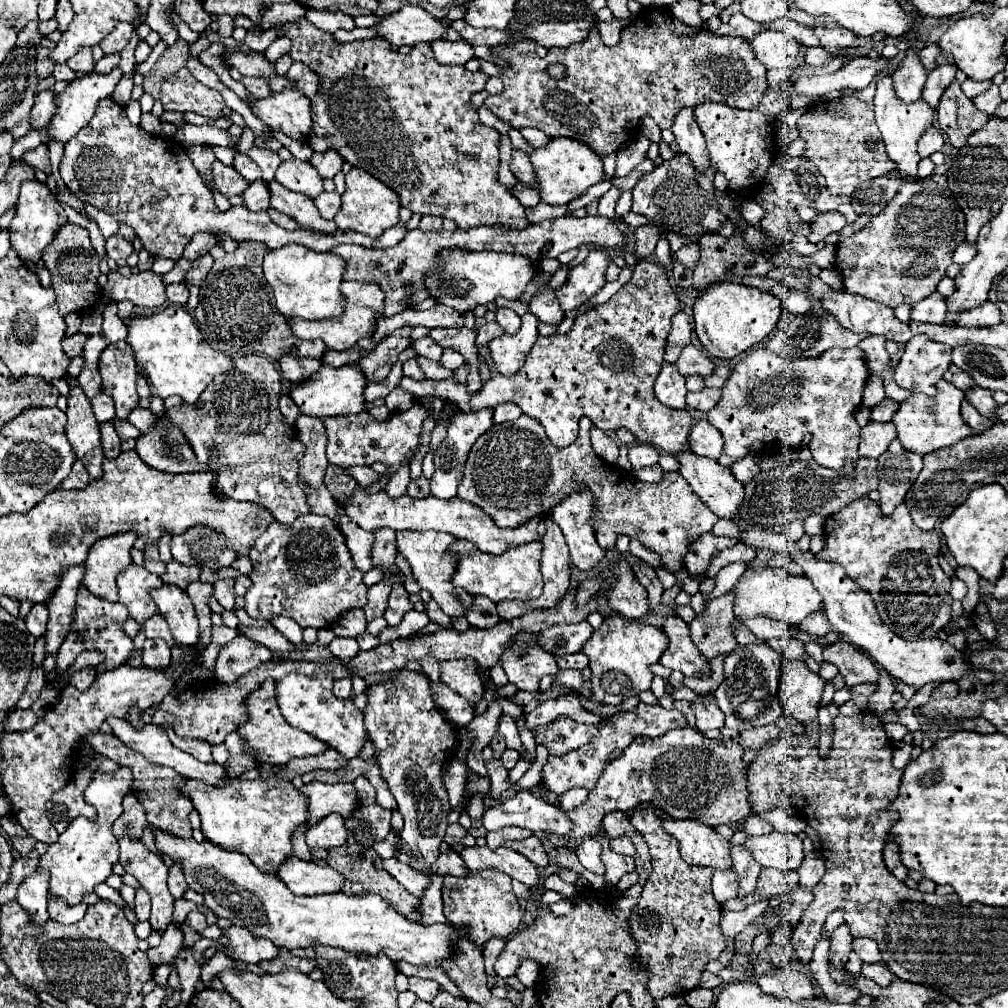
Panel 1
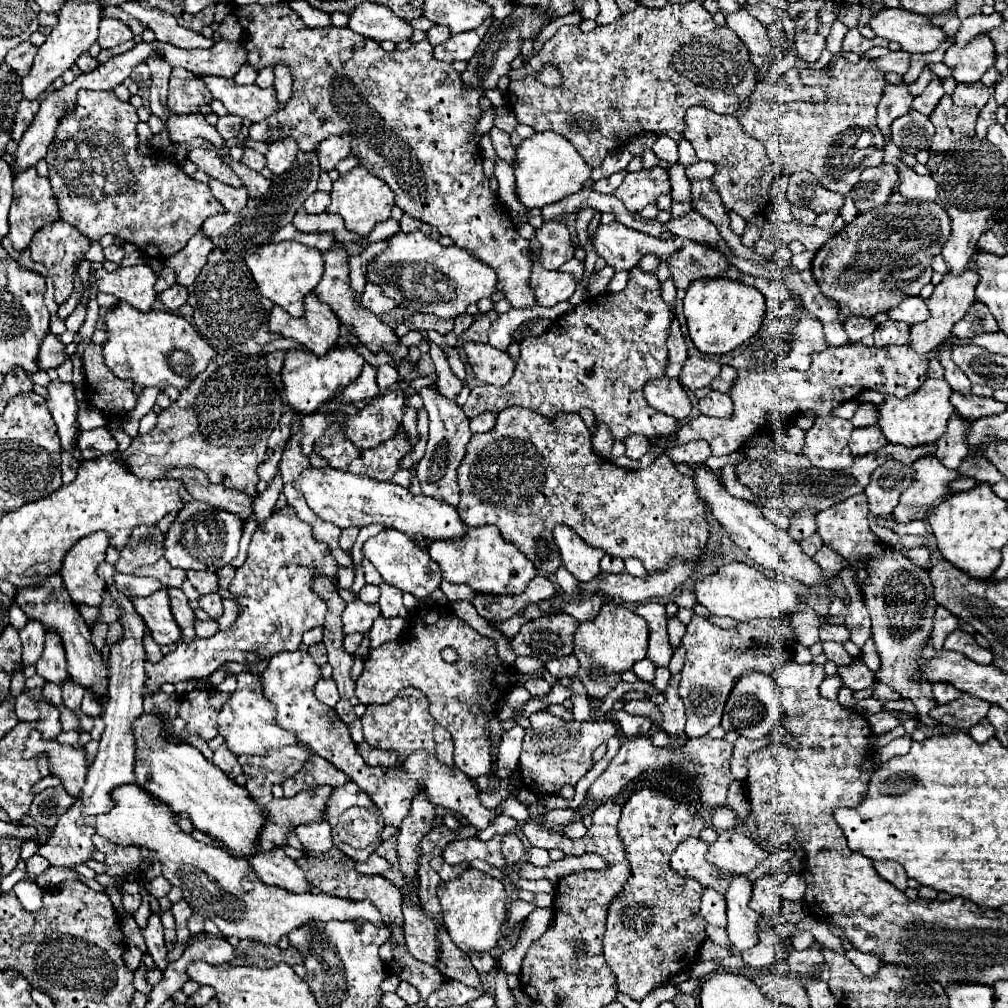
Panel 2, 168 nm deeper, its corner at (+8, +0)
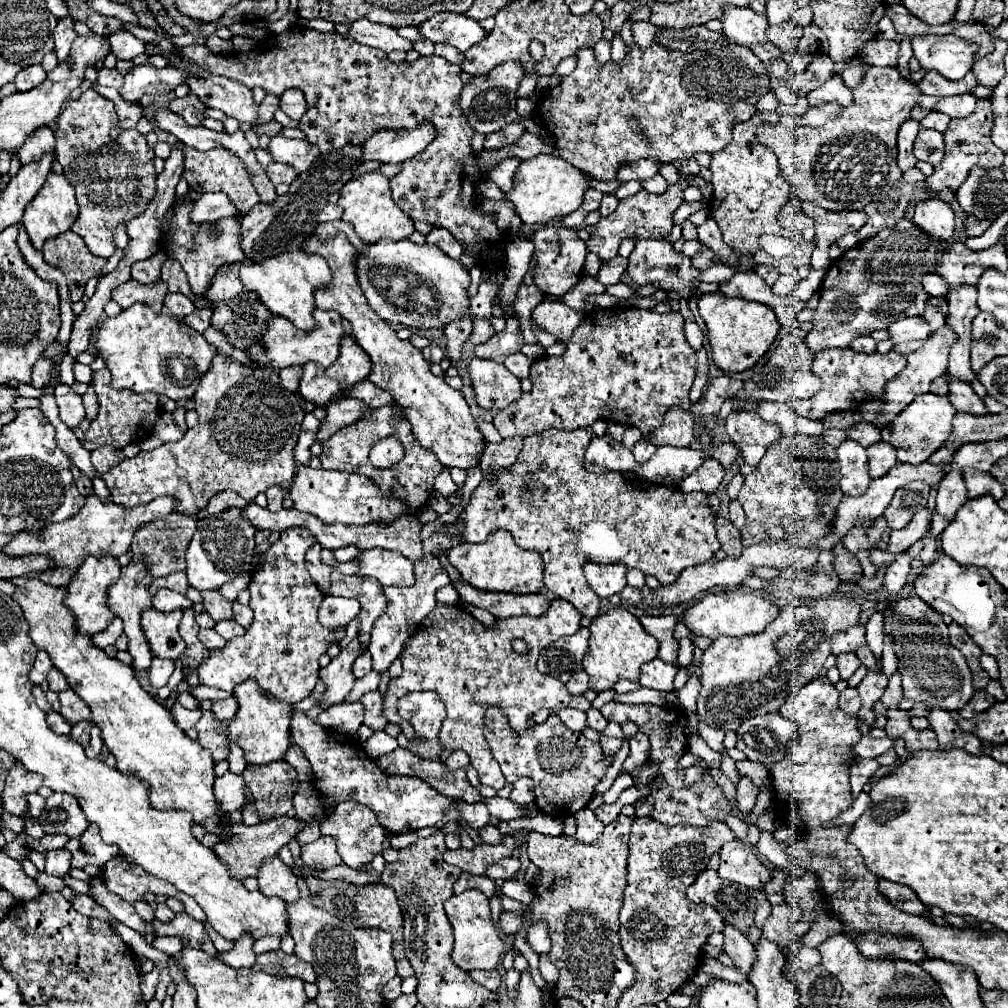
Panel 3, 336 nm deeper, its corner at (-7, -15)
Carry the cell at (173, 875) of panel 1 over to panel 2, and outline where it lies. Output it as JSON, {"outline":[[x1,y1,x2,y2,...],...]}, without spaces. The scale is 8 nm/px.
{"outline":[[157,876,151,880,151,896,155,898,161,898,161,896,167,896,171,890,171,884,169,880,165,880,163,876]]}

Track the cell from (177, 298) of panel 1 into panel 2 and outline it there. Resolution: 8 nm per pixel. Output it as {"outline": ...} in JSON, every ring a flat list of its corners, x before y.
{"outline":[[173,284,173,286,167,288,165,292,161,292,159,298,161,298,161,302,163,302,169,310,177,312,177,308,187,302,187,288,181,286,181,284]]}

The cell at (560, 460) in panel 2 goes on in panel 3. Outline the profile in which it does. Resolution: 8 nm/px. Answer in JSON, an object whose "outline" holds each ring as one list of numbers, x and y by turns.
{"outline":[[548,429,524,437,524,447,518,455,516,467,504,469,496,483,484,481,474,489,468,507,464,509,464,529,460,537,464,543,484,543,496,529,512,533,522,549,536,549,544,561,544,585,550,593,570,601,584,617,594,619,600,613,600,597,588,587,584,579,584,563,622,563,640,569,644,575,654,575,662,585,674,583,684,567,706,563,720,549,714,515,704,493,682,493,674,485,648,483,648,479,630,479,622,473,594,475,584,469,584,451,592,435,586,429,558,431]]}

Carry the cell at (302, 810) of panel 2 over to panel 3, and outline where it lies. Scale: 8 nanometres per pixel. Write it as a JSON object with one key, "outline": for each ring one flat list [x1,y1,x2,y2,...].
{"outline":[[280,817,280,819,270,819,266,823,258,823,254,827,248,825,232,825,232,839,220,841,218,845,212,847,212,851,220,857,220,861,228,867,228,873,236,879,246,879,246,877,256,877,256,871,262,863,262,859,266,857,274,857,278,855,280,847,284,847,292,837,296,837,298,831,302,831,306,827,304,821,300,821,298,817,290,819,290,817]]}

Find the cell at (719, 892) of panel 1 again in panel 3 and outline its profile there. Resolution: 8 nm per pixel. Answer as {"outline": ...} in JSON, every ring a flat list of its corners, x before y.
{"outline":[[732,925,724,927,724,945,722,945,722,949,734,961,736,969,744,971,746,975,752,971,752,967,756,963,756,949,748,941,748,937,744,937,740,931,736,931,736,927,732,927]]}

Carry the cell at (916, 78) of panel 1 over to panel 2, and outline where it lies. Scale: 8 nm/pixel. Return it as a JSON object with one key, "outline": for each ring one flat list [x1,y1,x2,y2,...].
{"outline":[[905,82,887,84,877,106,877,126,885,136,891,136,891,122,911,110,913,96]]}

